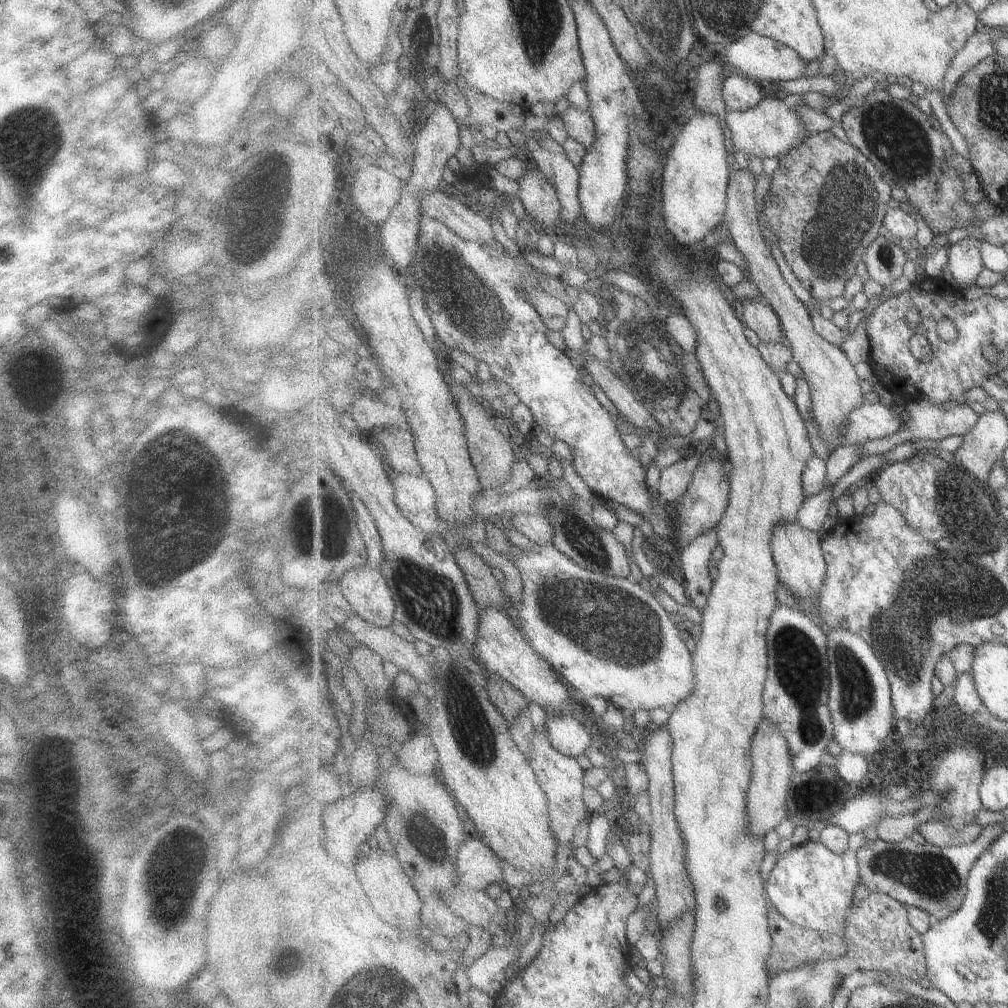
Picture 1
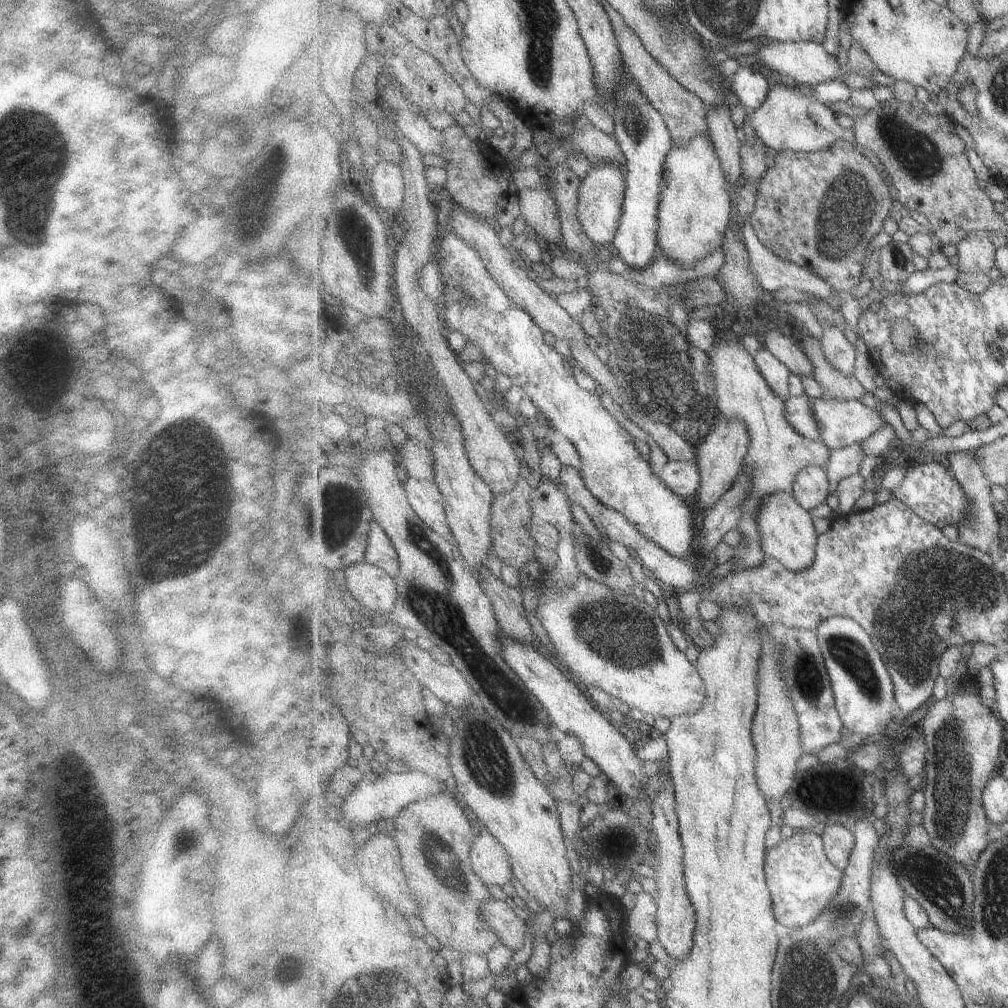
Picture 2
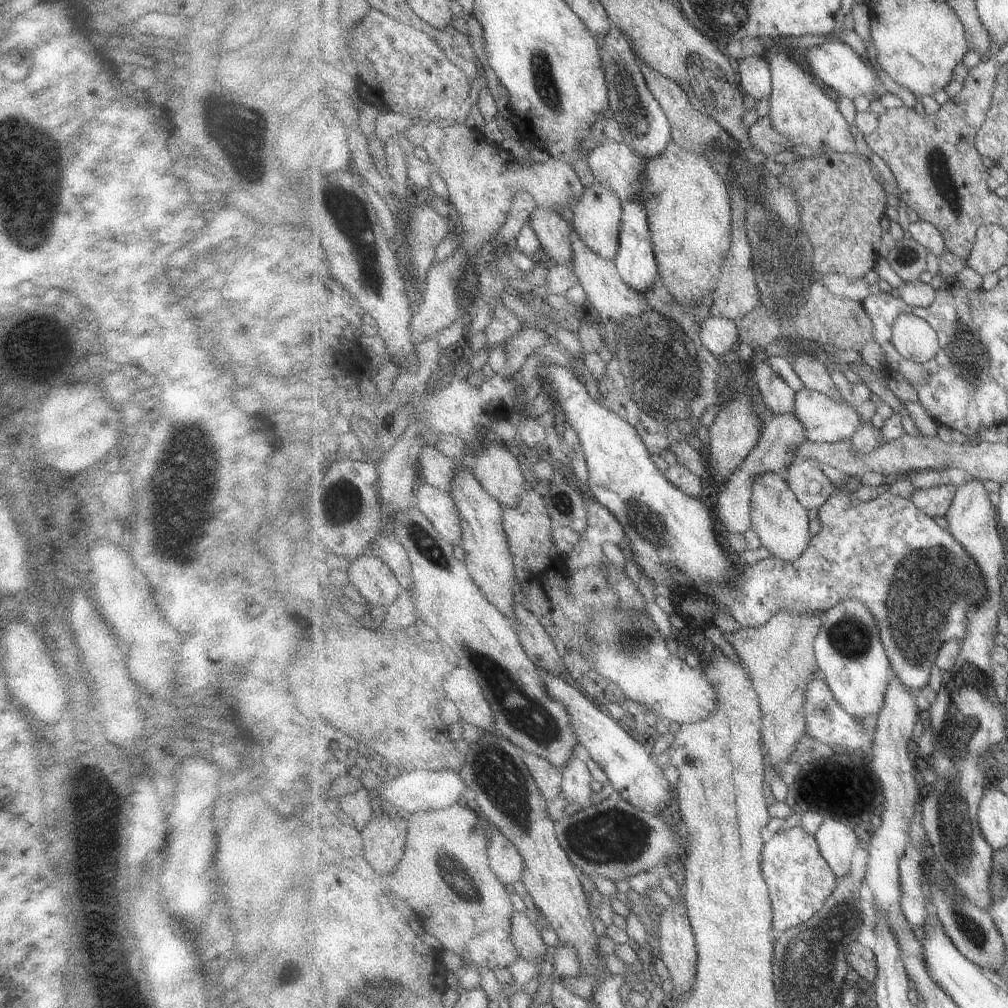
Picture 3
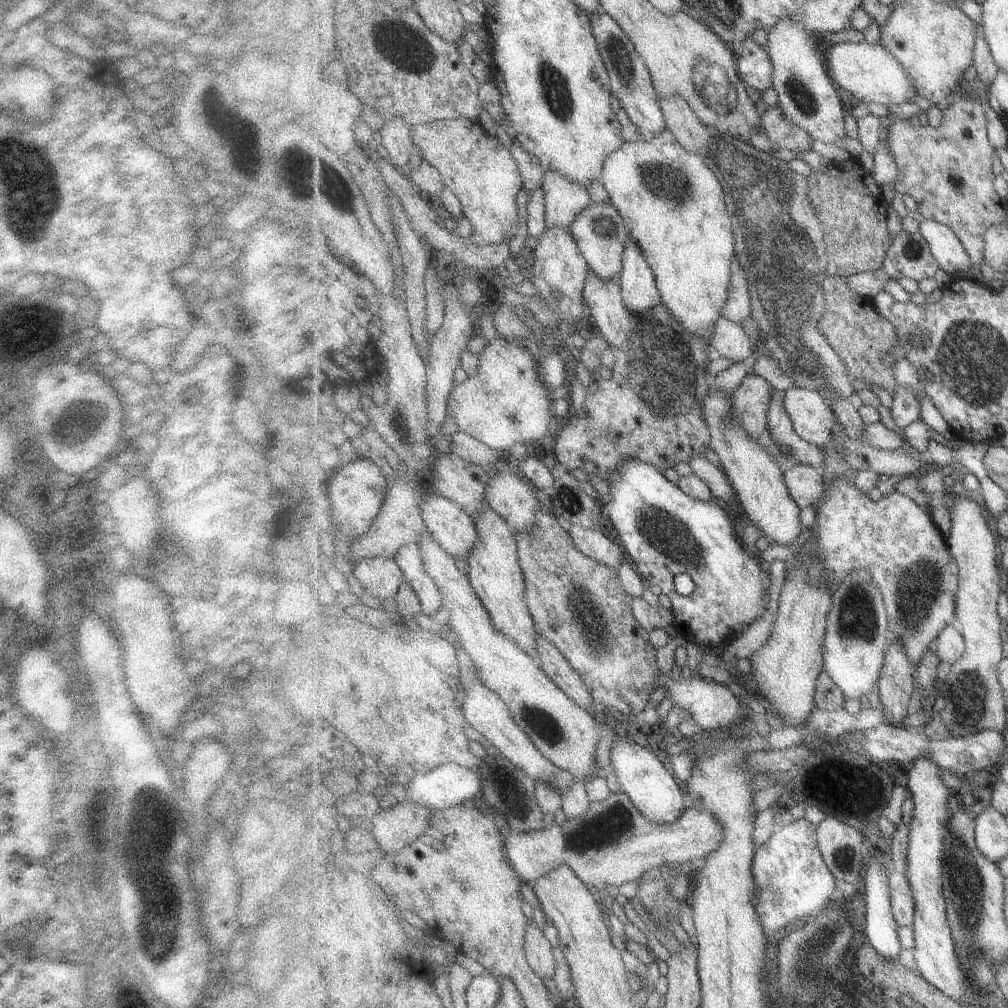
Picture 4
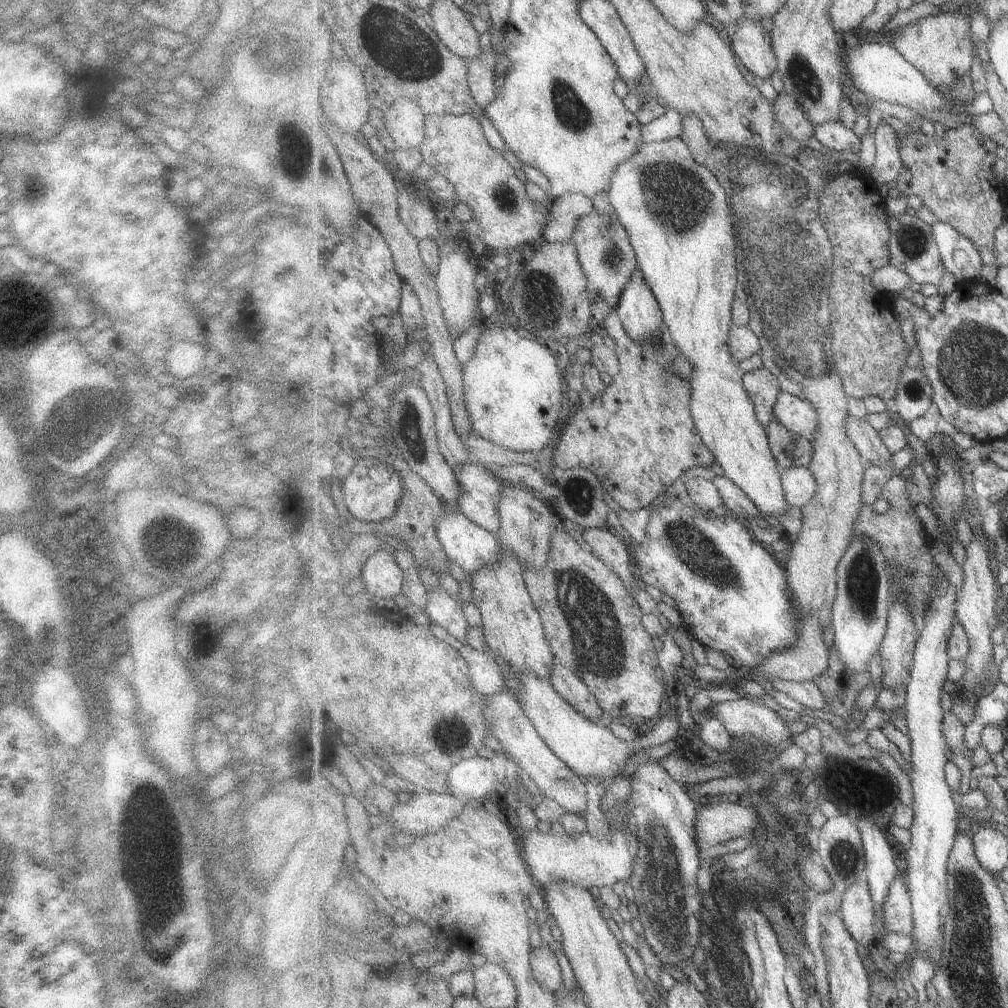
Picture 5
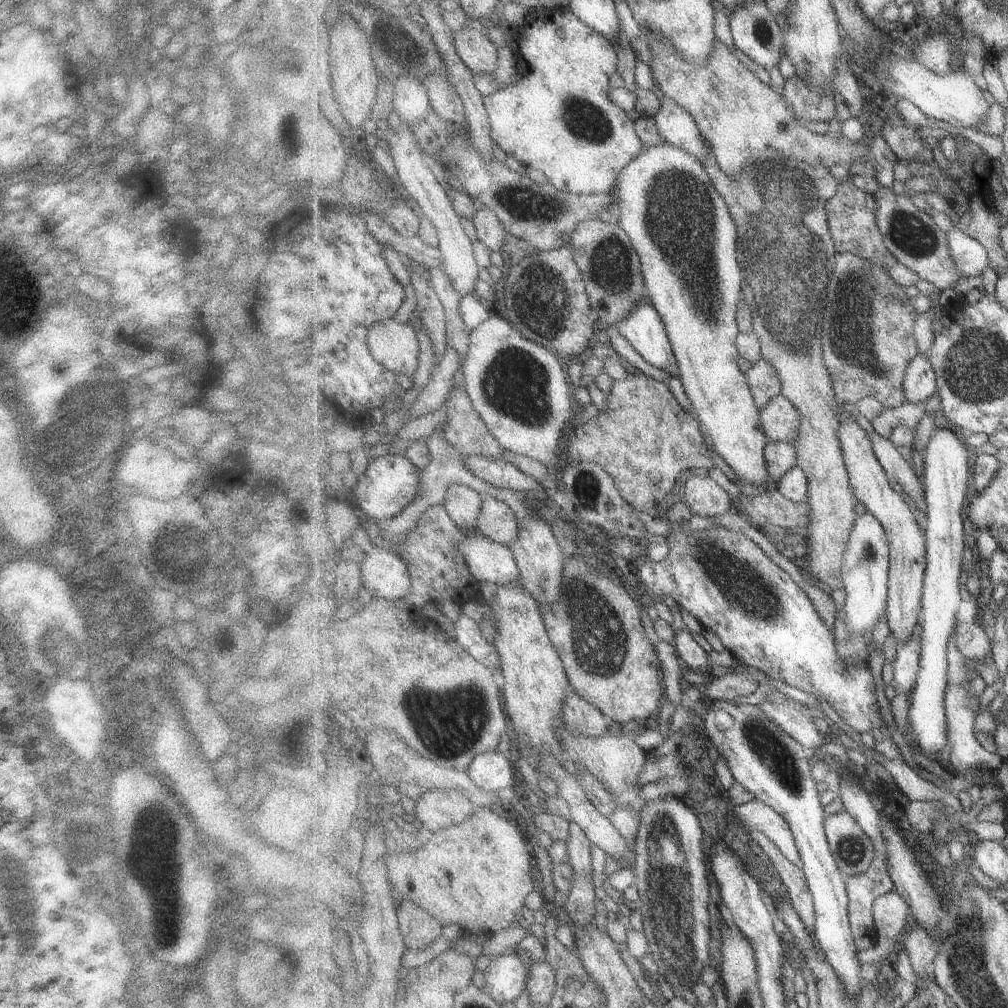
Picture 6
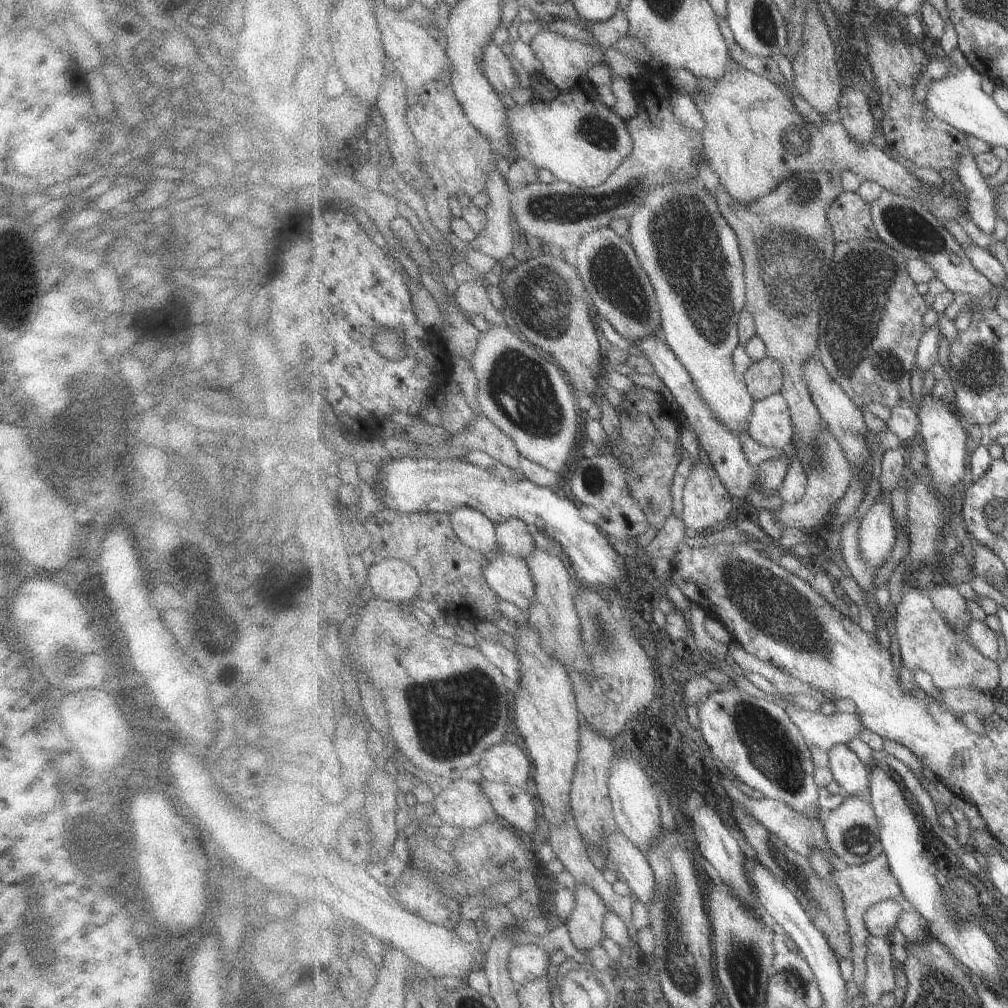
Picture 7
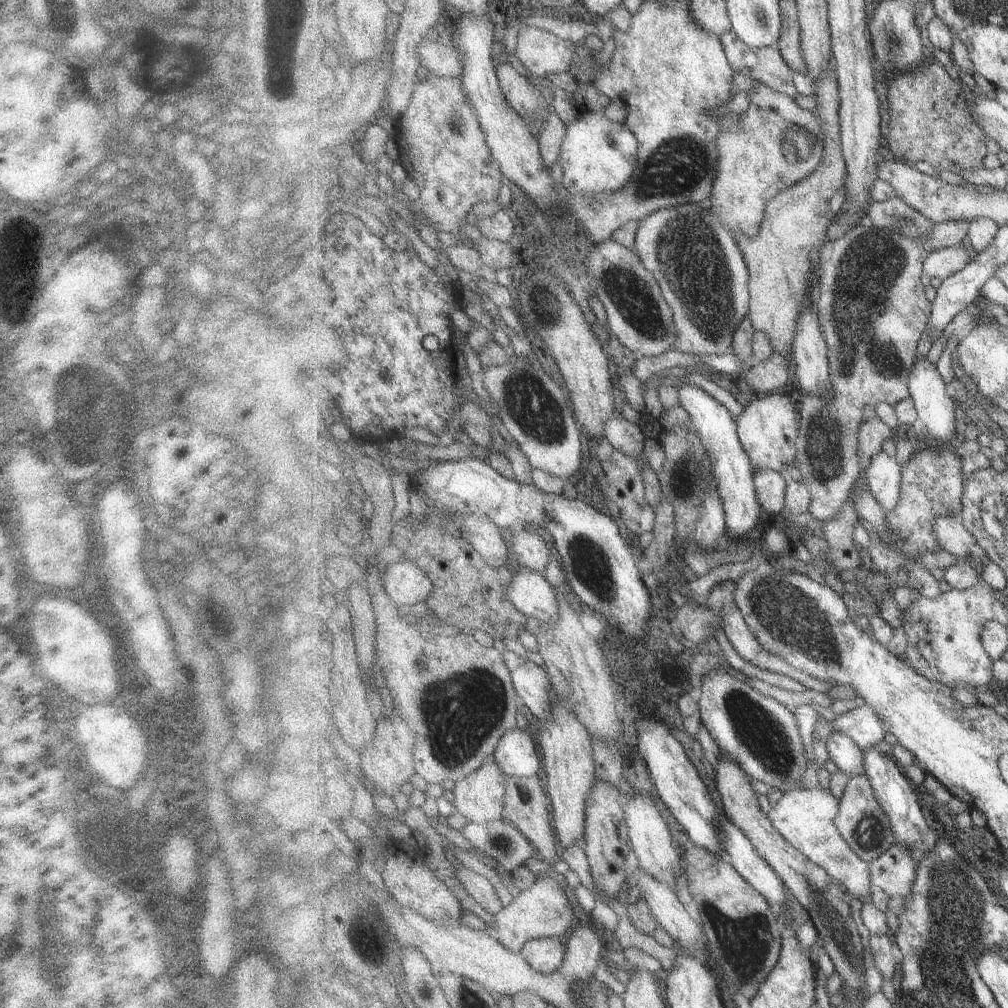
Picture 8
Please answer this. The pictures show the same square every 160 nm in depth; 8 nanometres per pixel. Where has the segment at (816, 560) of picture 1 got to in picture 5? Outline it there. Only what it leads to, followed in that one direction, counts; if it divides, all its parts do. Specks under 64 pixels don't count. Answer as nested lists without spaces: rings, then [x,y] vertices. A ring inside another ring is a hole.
[[[675,137],[674,139],[667,139],[666,141],[655,141],[641,145],[641,148],[637,153],[616,168],[616,172],[613,173],[612,176],[608,195],[611,204],[615,207],[615,216],[617,220],[625,227],[625,230],[628,230],[630,241],[632,242],[633,248],[636,250],[638,268],[642,270],[644,279],[659,301],[662,313],[664,314],[666,332],[669,333],[669,336],[672,338],[672,342],[675,348],[677,348],[677,352],[685,356],[692,365],[692,376],[689,378],[692,388],[691,410],[694,422],[697,425],[697,430],[699,431],[703,442],[709,447],[709,450],[712,450],[716,462],[724,471],[724,476],[730,478],[752,501],[757,503],[757,506],[762,512],[761,516],[775,517],[778,520],[788,507],[784,495],[784,486],[782,485],[783,470],[778,465],[777,459],[773,454],[773,449],[768,437],[768,426],[766,427],[756,415],[756,404],[753,402],[752,396],[748,393],[748,390],[745,390],[744,377],[738,370],[739,362],[733,356],[728,343],[732,326],[734,325],[732,308],[740,284],[737,266],[735,226],[733,226],[731,208],[729,208],[731,202],[729,202],[727,198],[728,193],[725,190],[725,187],[720,183],[716,175],[713,174],[712,170],[709,170],[706,166],[703,166],[696,161],[688,144],[681,137]]]

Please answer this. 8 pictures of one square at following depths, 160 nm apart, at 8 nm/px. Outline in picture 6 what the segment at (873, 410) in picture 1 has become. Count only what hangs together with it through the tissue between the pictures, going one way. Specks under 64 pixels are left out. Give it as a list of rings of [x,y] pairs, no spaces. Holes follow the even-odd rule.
[[[783,393],[760,409],[760,415],[769,441],[796,442],[800,433],[800,414]]]

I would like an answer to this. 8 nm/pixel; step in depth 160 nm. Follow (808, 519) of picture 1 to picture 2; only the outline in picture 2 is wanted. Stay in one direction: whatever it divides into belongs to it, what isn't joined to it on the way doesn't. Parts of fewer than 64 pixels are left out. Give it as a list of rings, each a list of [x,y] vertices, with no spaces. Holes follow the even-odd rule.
[[[861,443],[853,444],[853,446],[841,450],[832,450],[831,458],[825,466],[829,484],[831,484],[829,496],[836,494],[841,480],[859,472],[859,466],[863,464],[863,460],[865,460],[865,454],[863,454]]]

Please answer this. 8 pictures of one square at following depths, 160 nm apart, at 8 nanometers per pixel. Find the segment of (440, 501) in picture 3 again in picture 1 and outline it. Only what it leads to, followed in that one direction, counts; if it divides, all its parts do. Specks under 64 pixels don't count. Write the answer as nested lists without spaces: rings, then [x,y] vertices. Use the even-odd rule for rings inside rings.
[[[396,473],[391,482],[401,514],[424,532],[438,534],[444,525],[438,516],[437,494],[431,482],[424,475],[410,473]]]

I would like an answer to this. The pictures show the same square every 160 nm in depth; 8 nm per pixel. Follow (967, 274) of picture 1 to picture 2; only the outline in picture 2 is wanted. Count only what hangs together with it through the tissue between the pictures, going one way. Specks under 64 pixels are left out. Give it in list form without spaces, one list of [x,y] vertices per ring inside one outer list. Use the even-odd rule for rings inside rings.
[[[977,229],[958,246],[958,268],[966,273],[987,273],[995,264],[997,246],[991,242],[989,231]]]

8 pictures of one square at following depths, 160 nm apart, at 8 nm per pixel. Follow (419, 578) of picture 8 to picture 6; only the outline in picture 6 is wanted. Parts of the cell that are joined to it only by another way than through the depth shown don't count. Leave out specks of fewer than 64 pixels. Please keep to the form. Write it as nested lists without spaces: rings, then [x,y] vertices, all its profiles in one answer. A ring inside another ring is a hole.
[[[373,546],[360,562],[362,590],[371,598],[394,601],[409,596],[415,582],[411,580],[409,566],[398,554],[384,547]]]

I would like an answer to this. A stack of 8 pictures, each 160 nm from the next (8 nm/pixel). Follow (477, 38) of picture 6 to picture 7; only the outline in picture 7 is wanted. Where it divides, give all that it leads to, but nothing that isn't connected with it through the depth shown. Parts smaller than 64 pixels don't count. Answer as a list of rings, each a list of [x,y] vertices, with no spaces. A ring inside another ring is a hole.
[[[492,43],[486,47],[481,64],[484,73],[497,92],[510,96],[513,90],[521,89],[519,87],[519,74],[513,70],[511,60],[497,44]]]

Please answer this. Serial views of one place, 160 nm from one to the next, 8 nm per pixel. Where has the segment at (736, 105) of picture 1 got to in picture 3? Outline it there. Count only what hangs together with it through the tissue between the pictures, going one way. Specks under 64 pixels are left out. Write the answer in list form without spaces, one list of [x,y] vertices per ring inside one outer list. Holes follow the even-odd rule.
[[[765,53],[739,60],[741,88],[757,102],[772,96],[772,68]]]

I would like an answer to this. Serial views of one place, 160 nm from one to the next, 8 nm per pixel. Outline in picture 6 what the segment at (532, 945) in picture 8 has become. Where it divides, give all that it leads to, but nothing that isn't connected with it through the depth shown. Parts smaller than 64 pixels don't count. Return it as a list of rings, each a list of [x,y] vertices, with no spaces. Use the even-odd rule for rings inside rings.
[[[513,950],[496,956],[484,970],[486,986],[483,990],[501,1006],[514,1001],[525,990],[533,964],[532,960],[531,963],[523,963]]]

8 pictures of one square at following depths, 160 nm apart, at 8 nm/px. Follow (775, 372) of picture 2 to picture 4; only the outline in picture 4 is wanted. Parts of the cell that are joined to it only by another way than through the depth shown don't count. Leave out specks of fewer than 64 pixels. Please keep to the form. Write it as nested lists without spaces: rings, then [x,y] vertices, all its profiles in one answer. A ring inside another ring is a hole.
[[[774,388],[774,398],[768,412],[768,434],[785,454],[796,460],[797,464],[803,463],[822,469],[824,466],[823,448],[806,441],[797,434],[792,418],[785,410],[785,395],[786,391]]]

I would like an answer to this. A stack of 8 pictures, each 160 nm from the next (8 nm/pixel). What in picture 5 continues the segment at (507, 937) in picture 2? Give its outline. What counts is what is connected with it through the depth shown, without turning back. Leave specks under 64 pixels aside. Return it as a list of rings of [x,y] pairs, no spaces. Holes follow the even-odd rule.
[[[542,942],[531,952],[532,973],[535,980],[545,990],[556,993],[563,988],[563,976],[557,956],[551,952],[551,947]]]

